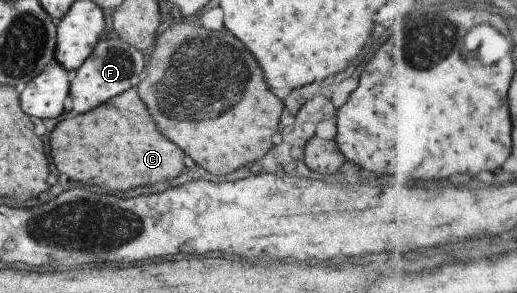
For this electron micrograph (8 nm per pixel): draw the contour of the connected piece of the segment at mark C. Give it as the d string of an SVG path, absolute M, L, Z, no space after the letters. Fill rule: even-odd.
M137 87L114 96L88 115L62 121L50 135L50 153L60 173L84 185L106 187L110 191L172 181L185 168L185 153L156 131Z

